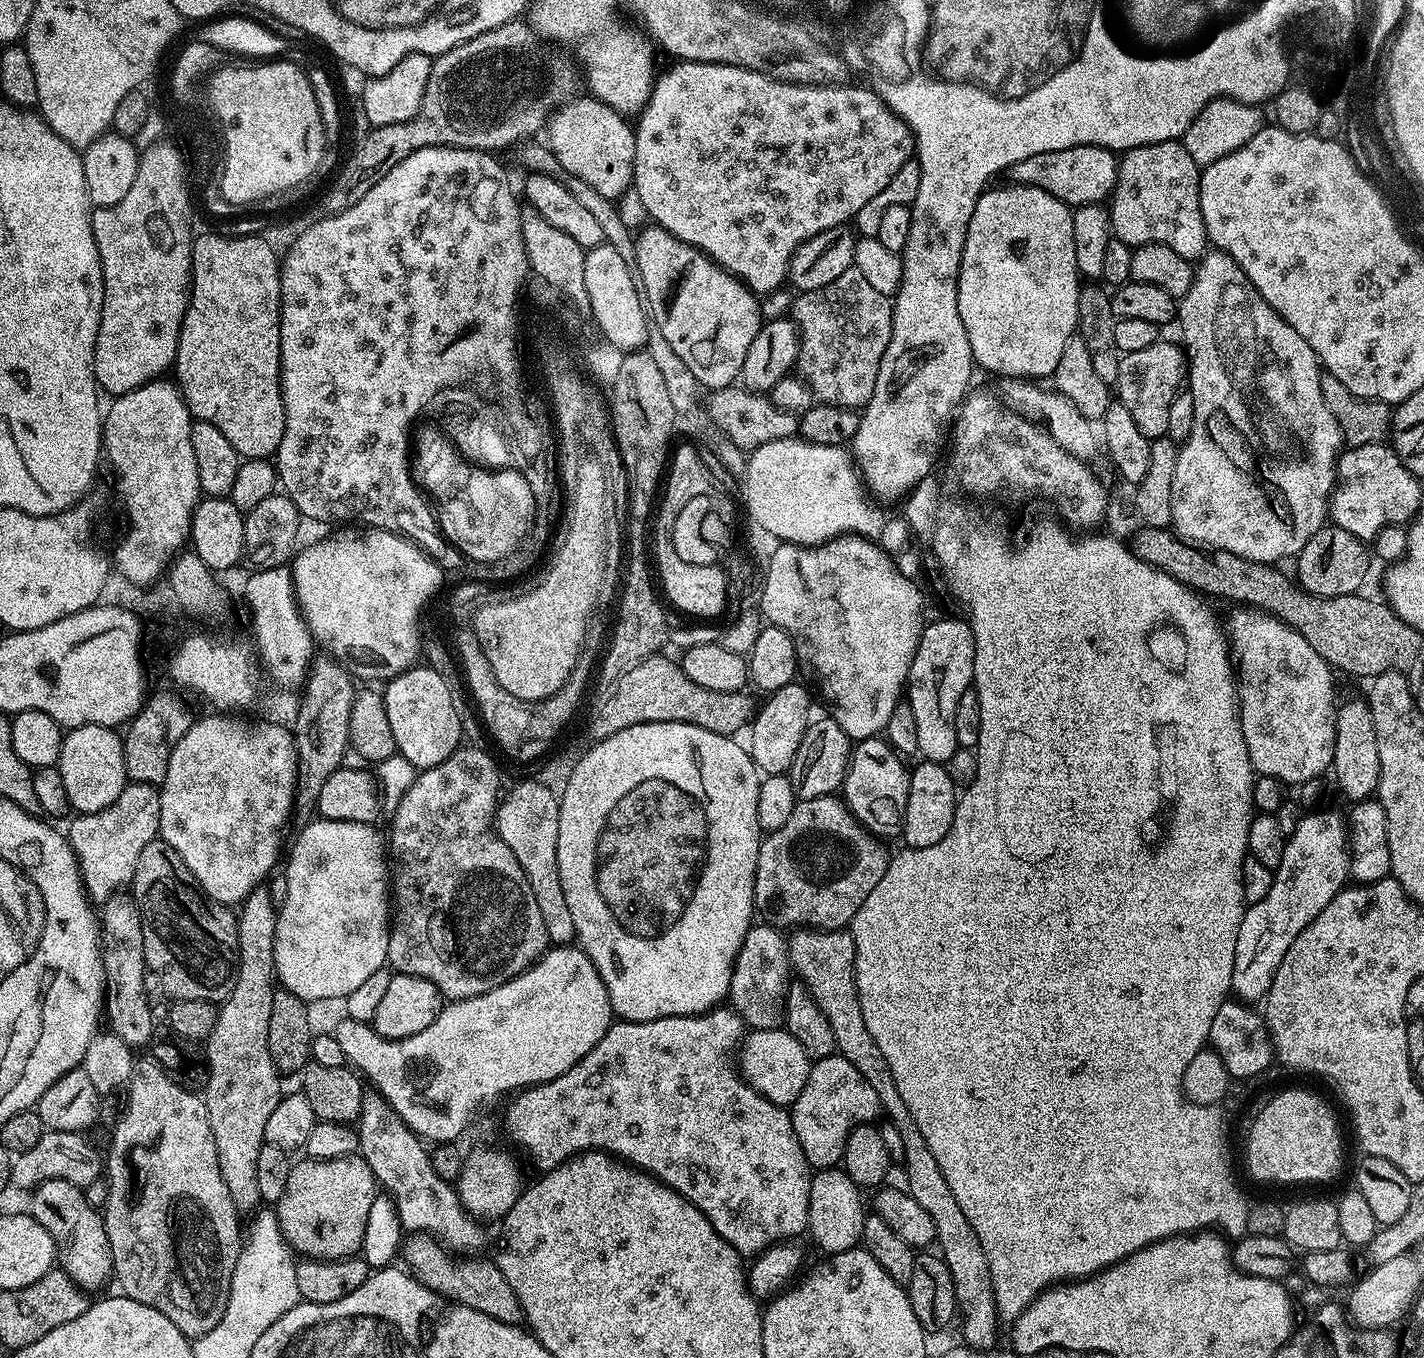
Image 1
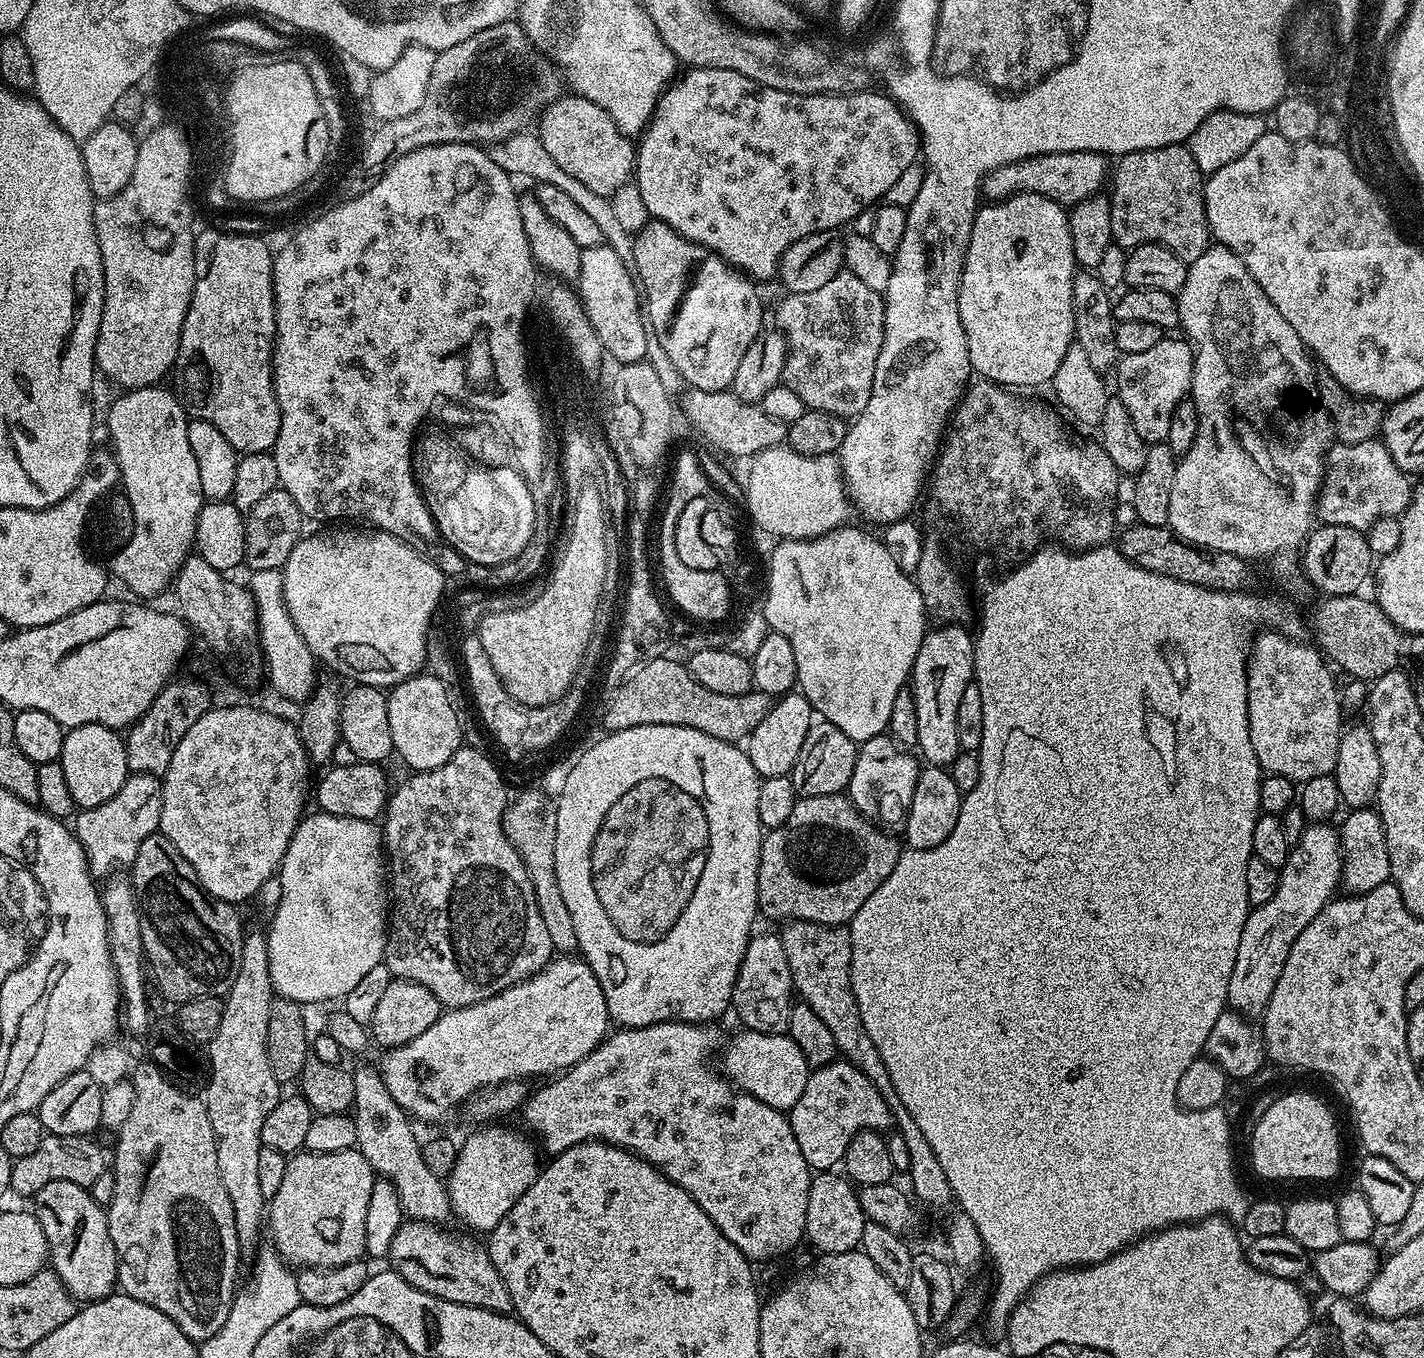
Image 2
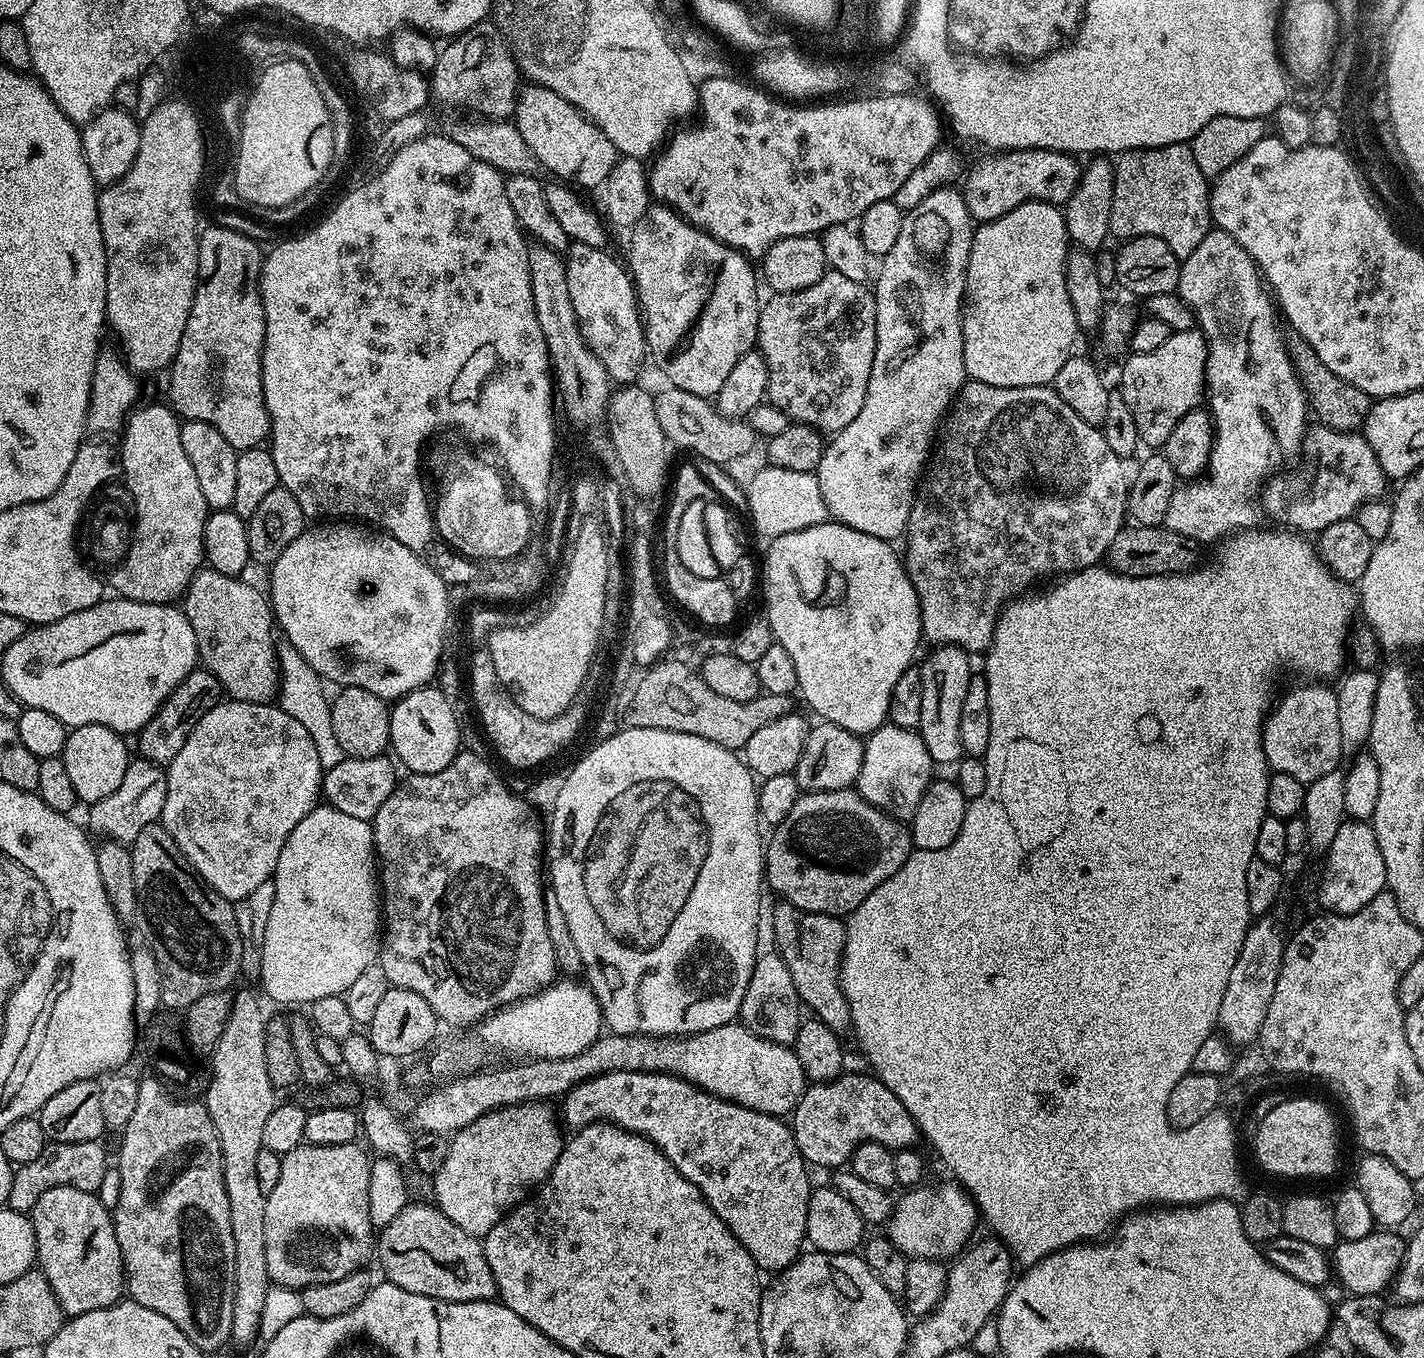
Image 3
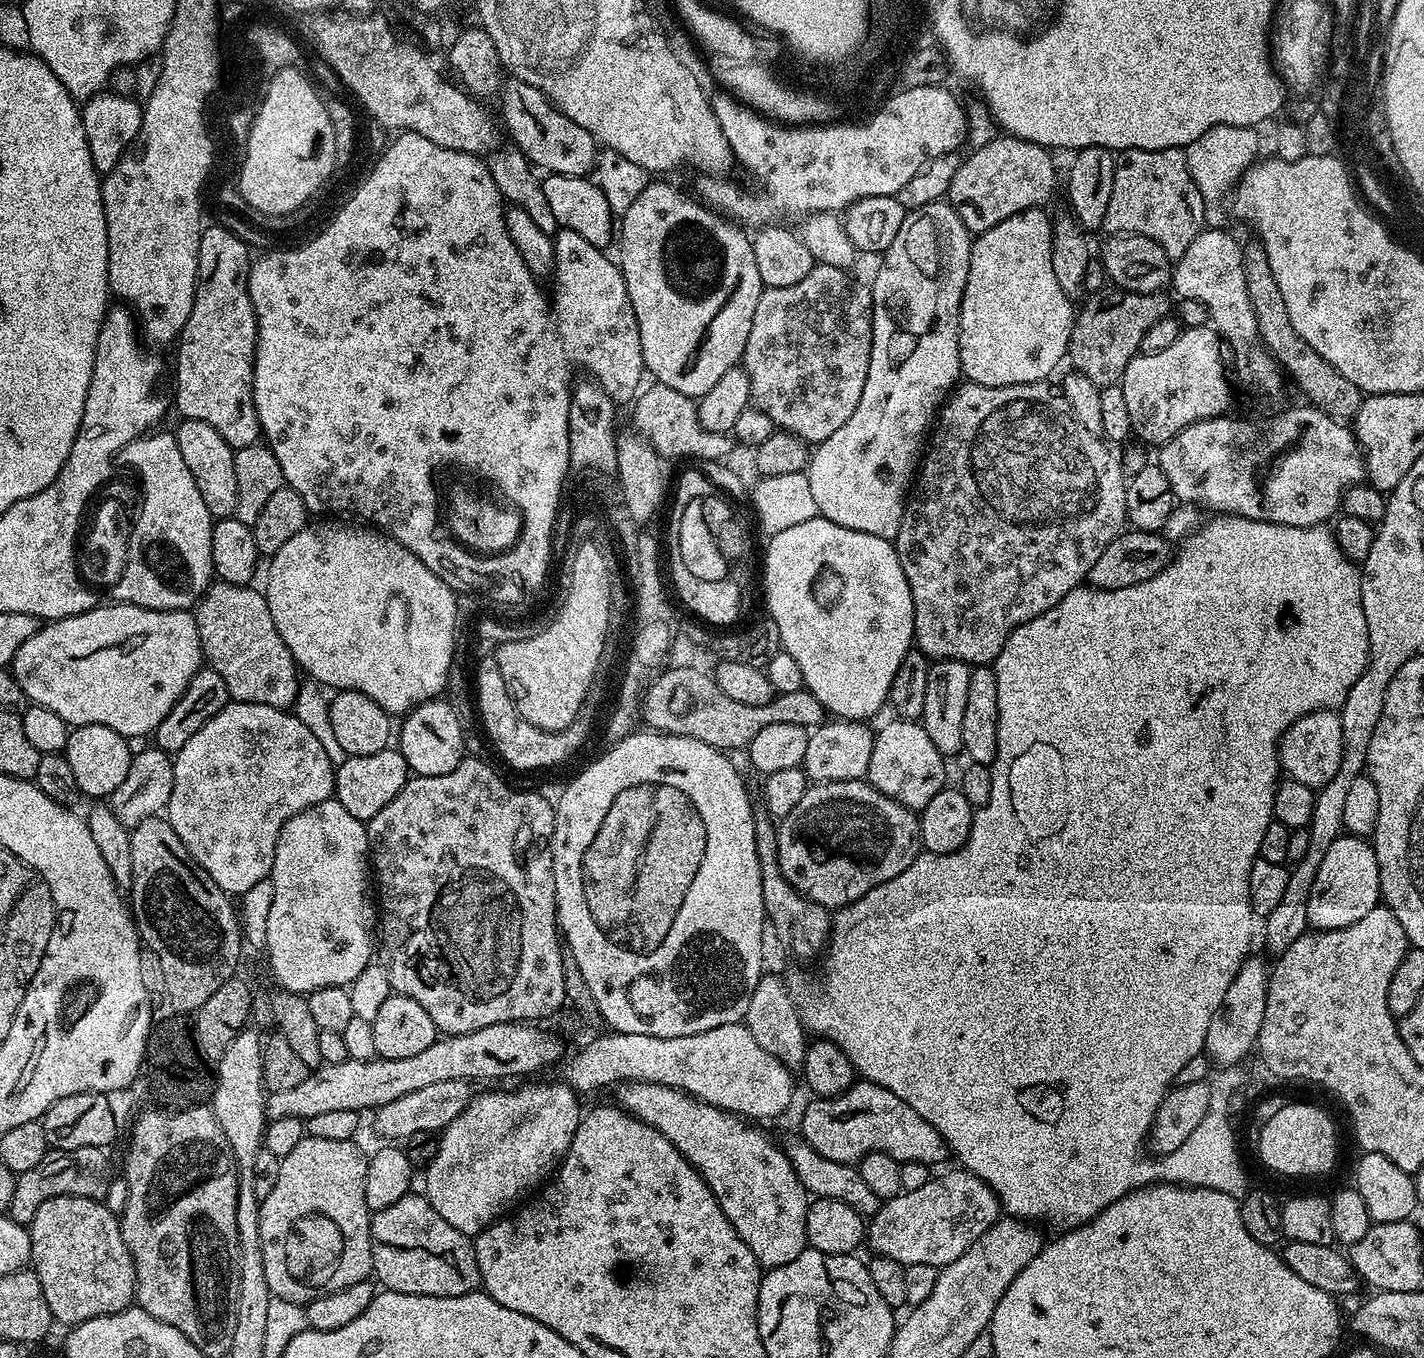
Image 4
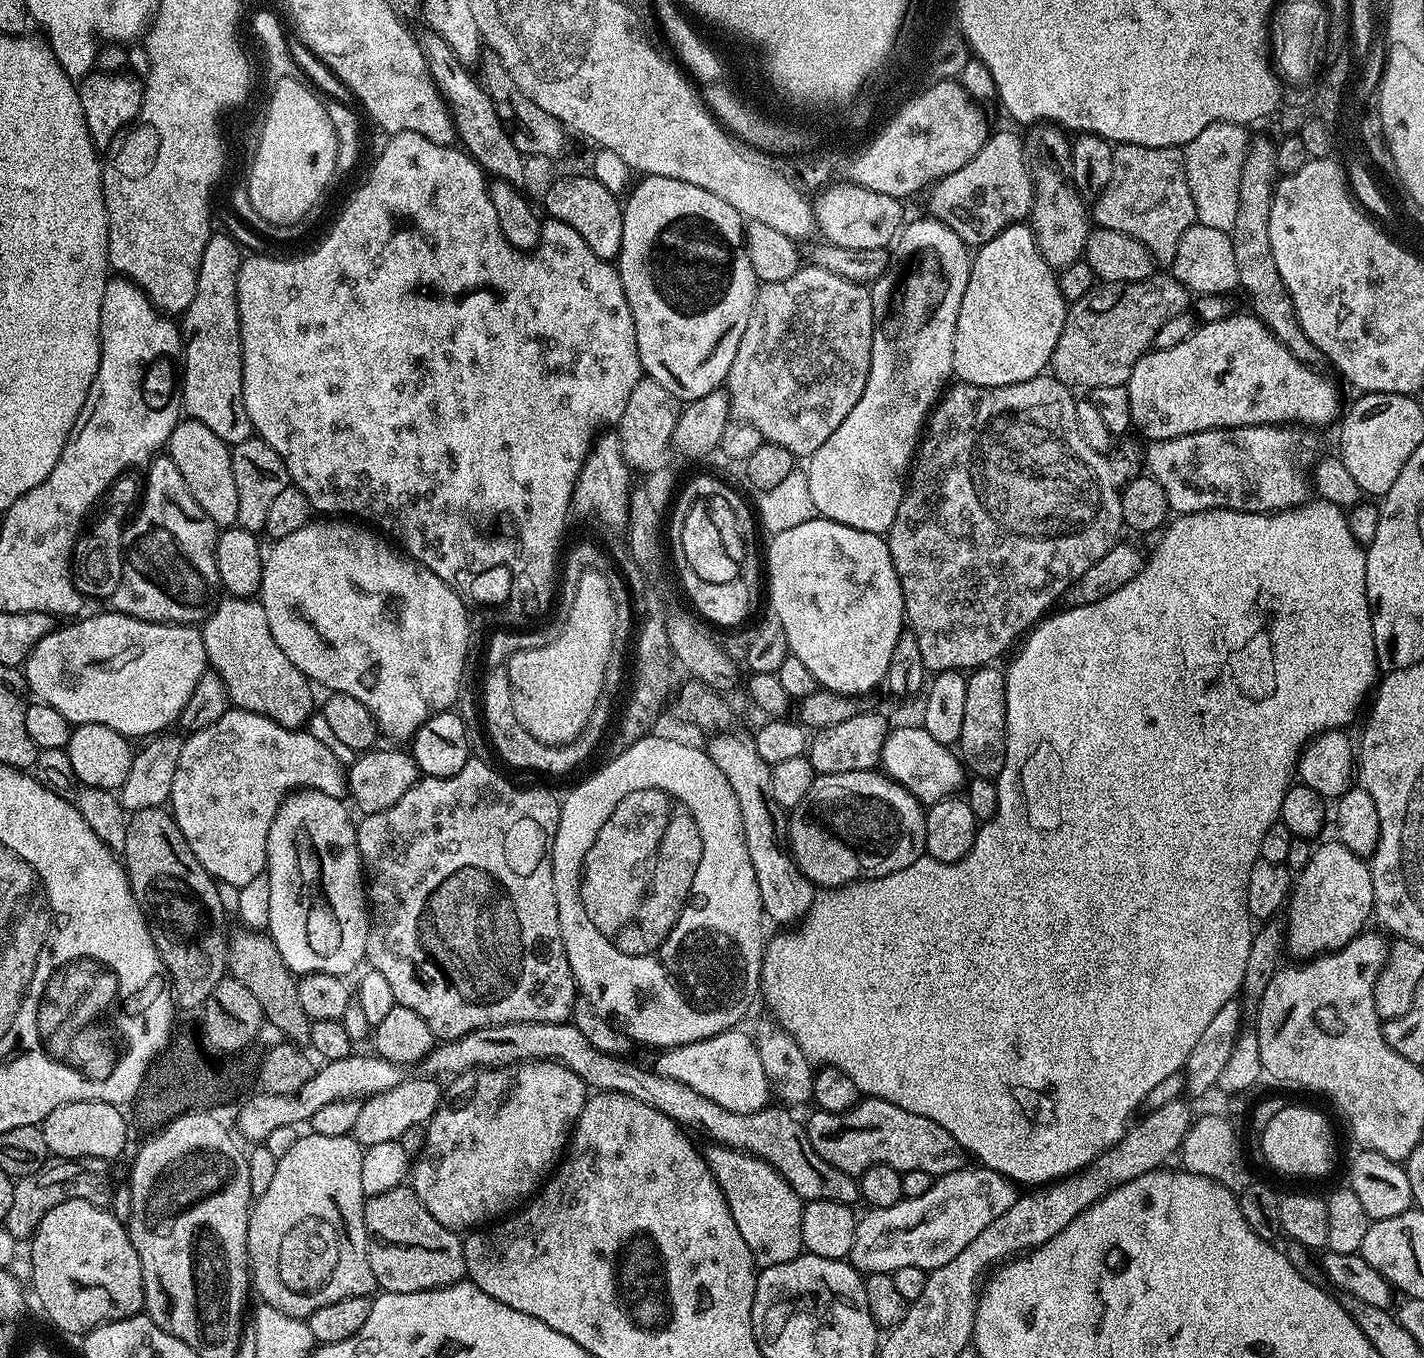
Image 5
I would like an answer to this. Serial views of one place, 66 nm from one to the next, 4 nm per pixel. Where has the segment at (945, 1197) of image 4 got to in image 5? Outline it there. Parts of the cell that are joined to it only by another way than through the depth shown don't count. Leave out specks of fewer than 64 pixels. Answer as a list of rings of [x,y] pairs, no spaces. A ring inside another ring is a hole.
[[[965,1166],[954,1170],[945,1176],[937,1176],[932,1181],[930,1190],[926,1194],[918,1194],[918,1198],[905,1198],[894,1206],[882,1206],[868,1210],[865,1216],[861,1215],[856,1222],[854,1246],[850,1263],[857,1272],[871,1274],[874,1272],[887,1272],[889,1274],[902,1270],[902,1266],[914,1266],[931,1270],[938,1266],[946,1266],[946,1262],[958,1258],[994,1218],[1002,1218],[1010,1206],[1014,1206],[1018,1192],[1012,1182],[1005,1176],[983,1166]]]

